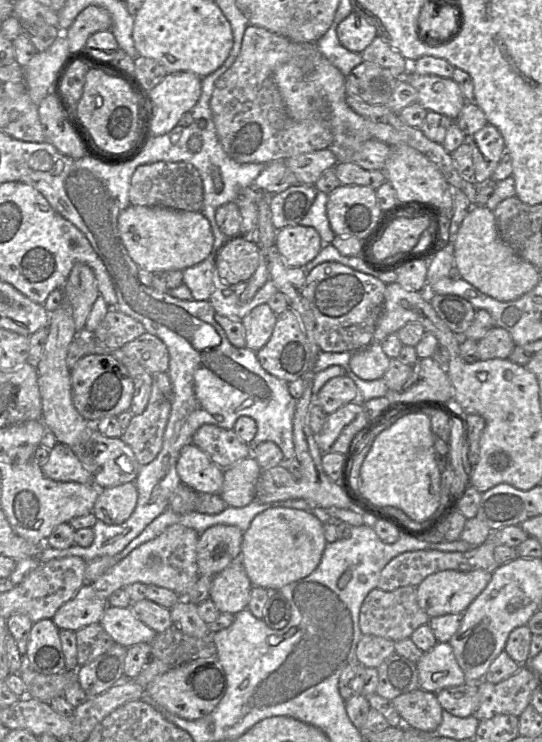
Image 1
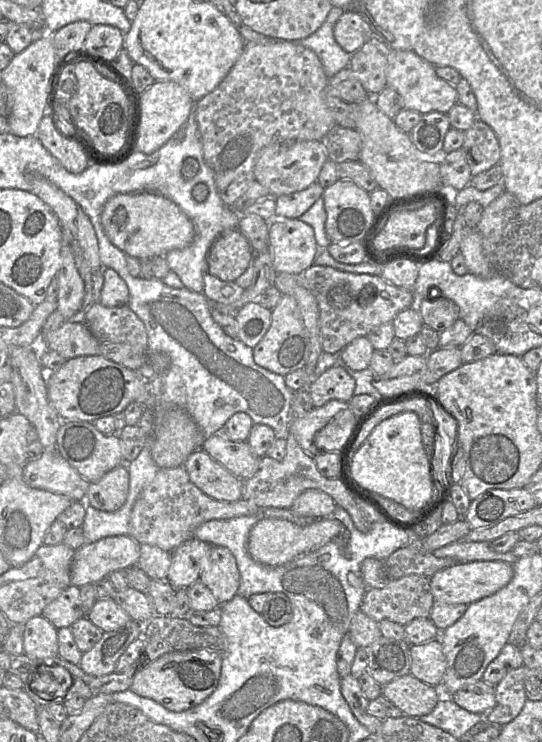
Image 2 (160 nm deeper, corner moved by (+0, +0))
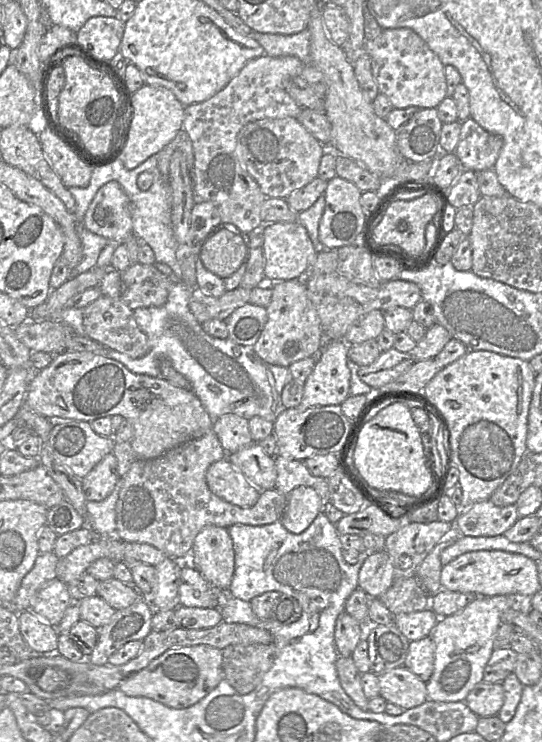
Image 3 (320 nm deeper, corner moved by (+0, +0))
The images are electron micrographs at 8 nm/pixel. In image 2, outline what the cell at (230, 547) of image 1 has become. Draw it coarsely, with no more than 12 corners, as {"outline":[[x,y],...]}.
{"outline":[[191,539],[171,552],[167,581],[175,591],[199,581],[211,547]]}

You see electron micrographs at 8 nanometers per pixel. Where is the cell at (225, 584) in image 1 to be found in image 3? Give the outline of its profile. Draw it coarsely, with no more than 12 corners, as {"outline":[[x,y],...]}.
{"outline":[[204,527],[189,560],[229,590],[234,549],[227,528]]}

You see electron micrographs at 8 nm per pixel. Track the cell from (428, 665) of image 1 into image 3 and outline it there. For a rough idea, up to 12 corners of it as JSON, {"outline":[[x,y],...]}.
{"outline":[[430,636],[410,641],[404,667],[427,683],[434,671]]}

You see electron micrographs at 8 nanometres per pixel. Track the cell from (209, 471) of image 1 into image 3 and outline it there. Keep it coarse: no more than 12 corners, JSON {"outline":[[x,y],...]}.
{"outline":[[227,458],[209,466],[213,494],[239,507],[261,492]]}

